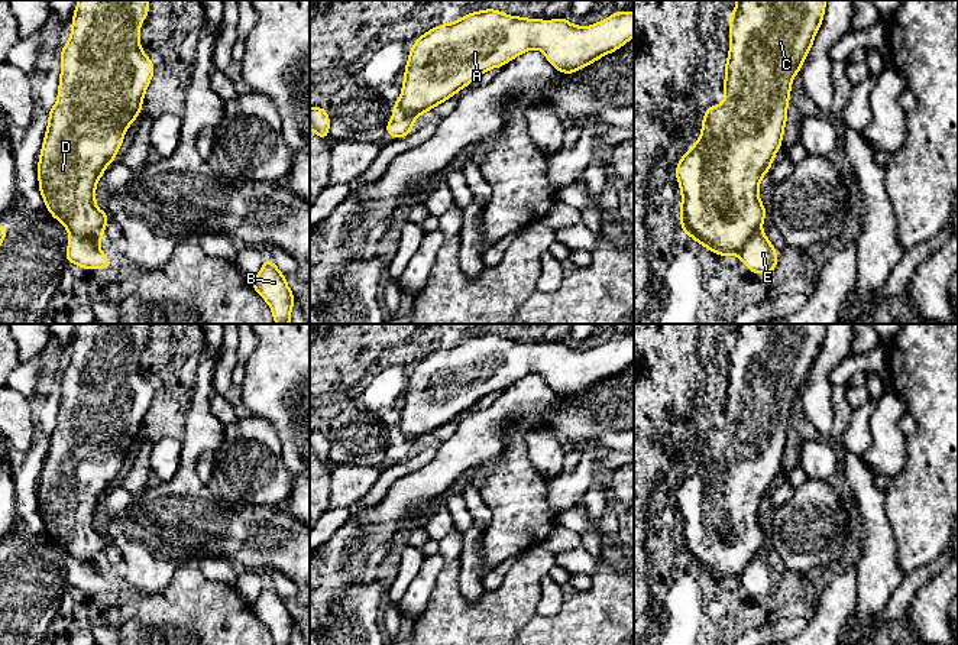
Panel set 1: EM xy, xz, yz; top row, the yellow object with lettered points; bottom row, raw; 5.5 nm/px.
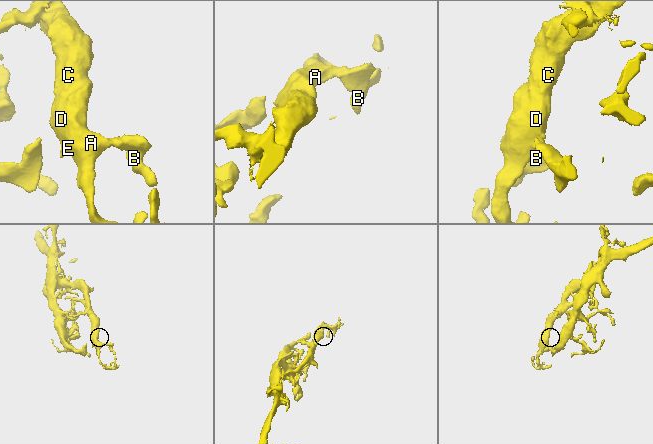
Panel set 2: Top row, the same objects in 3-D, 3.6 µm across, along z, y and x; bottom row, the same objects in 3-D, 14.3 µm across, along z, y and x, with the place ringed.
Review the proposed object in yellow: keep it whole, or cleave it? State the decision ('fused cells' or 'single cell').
single cell

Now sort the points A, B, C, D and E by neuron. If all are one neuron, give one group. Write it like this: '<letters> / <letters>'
A B C D E

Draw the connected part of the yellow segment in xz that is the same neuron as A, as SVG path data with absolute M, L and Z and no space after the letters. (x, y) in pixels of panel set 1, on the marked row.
M488 9L469 13L453 23L436 26L418 36L410 51L401 97L392 104L394 114L385 127L386 134L395 139L405 137L411 133L418 116L472 84L480 74L491 68L504 67L533 48L543 51L559 72L575 74L603 55L615 52L632 36L634 12L615 12L605 20L580 27L569 23L566 17L556 20L524 19Z

